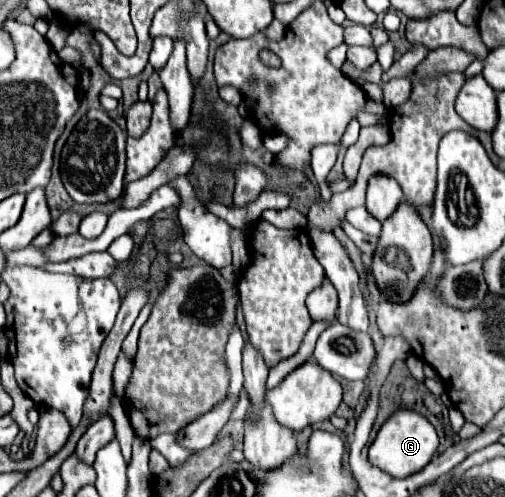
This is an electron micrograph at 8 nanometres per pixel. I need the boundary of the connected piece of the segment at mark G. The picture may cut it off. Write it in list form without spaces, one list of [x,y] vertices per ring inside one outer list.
[[[397,409],[379,429],[375,441],[369,447],[369,461],[391,477],[407,477],[421,471],[433,457],[439,445],[435,427],[421,413],[413,409]]]

